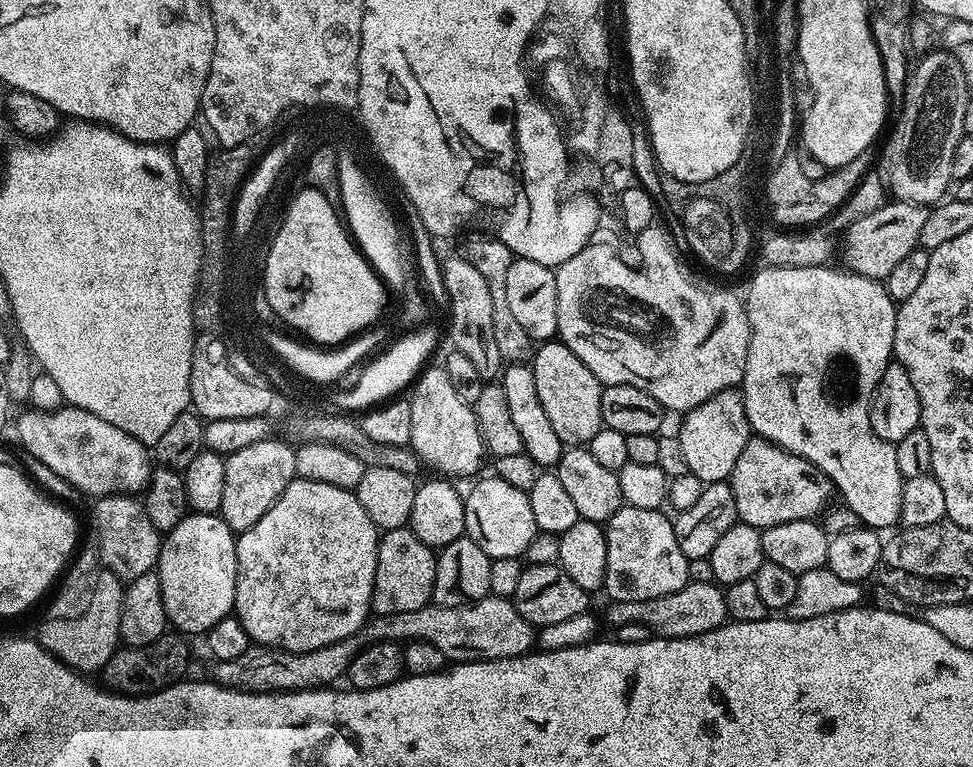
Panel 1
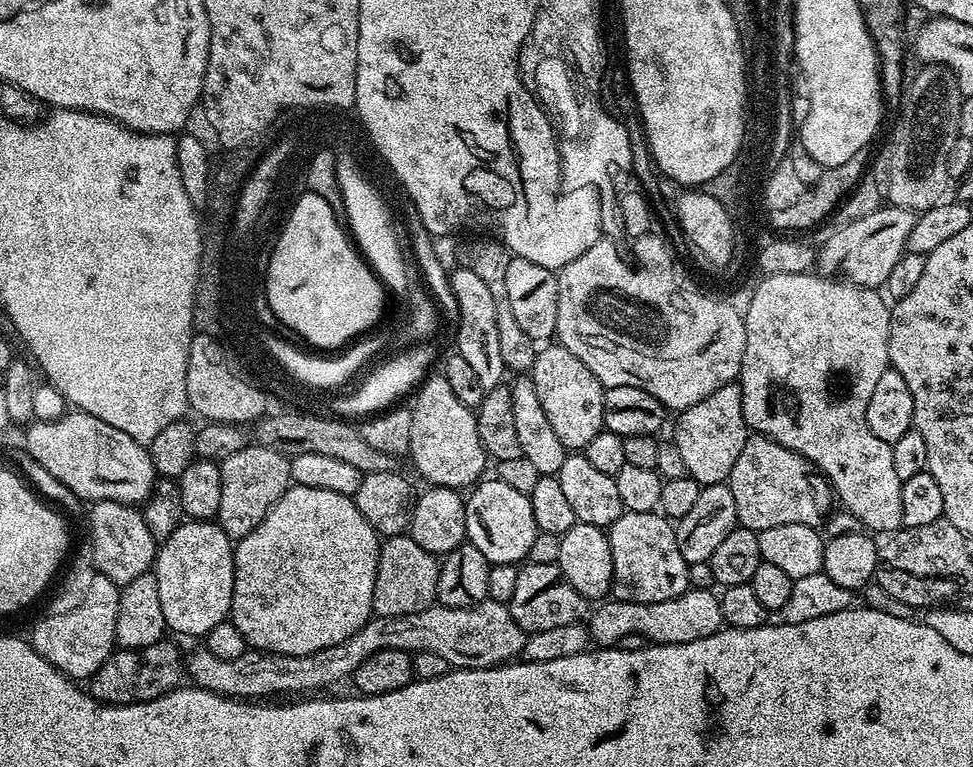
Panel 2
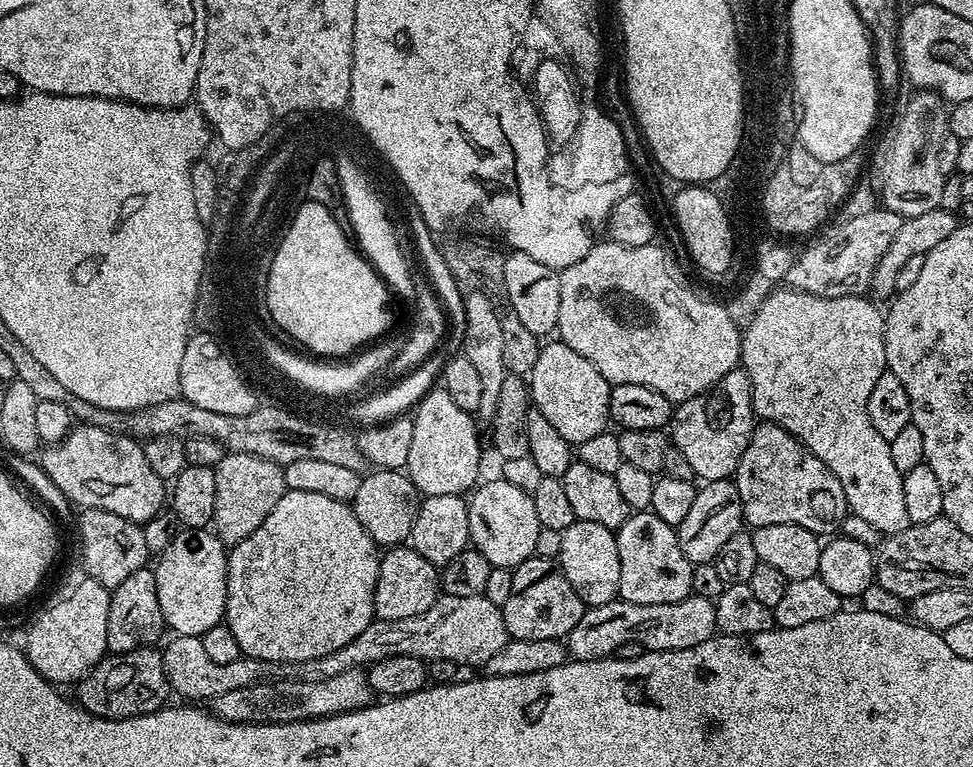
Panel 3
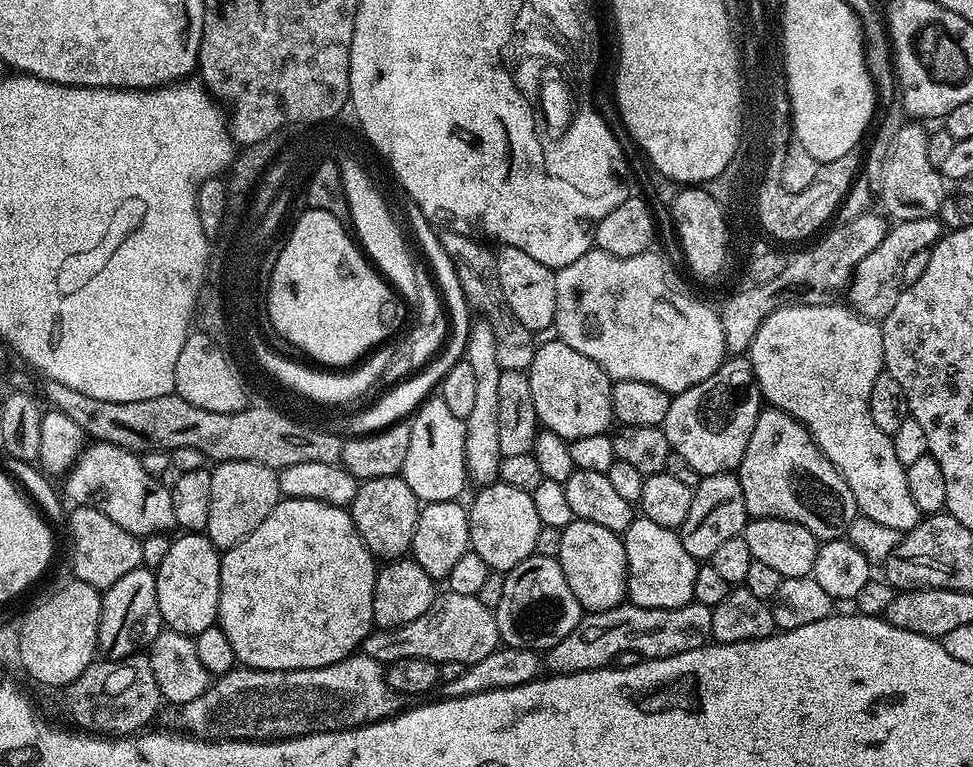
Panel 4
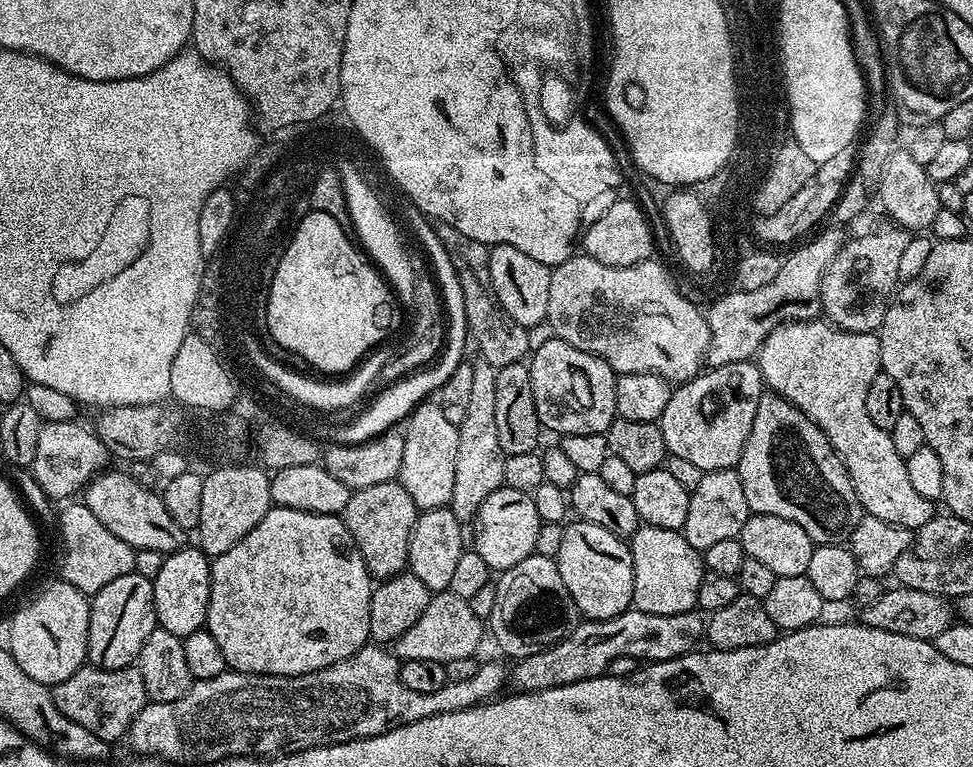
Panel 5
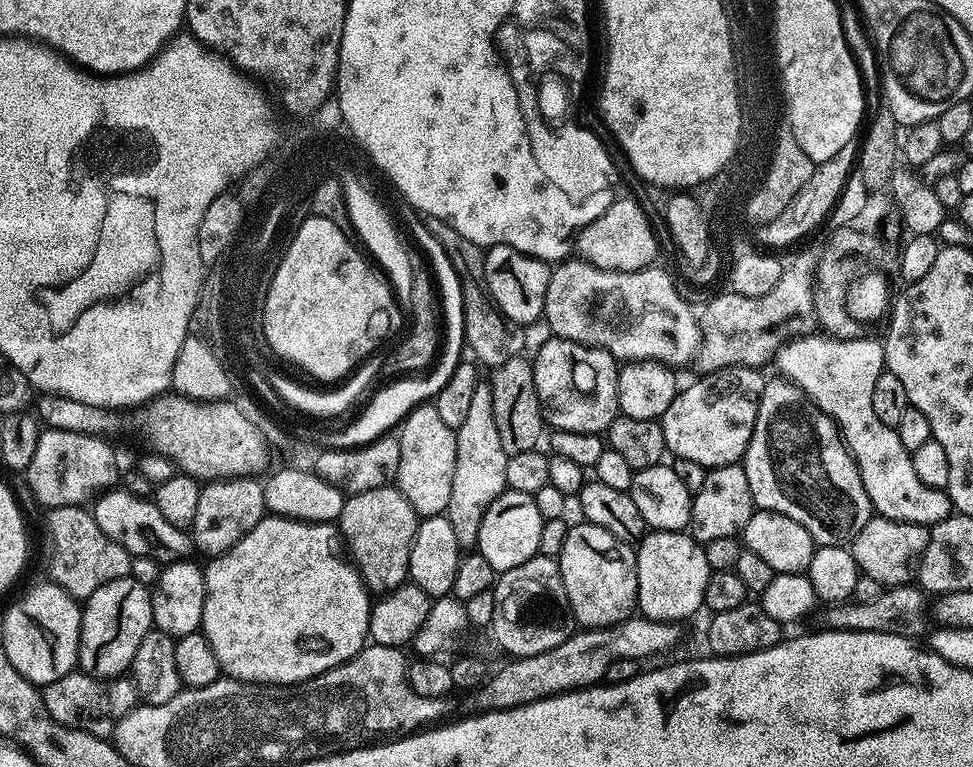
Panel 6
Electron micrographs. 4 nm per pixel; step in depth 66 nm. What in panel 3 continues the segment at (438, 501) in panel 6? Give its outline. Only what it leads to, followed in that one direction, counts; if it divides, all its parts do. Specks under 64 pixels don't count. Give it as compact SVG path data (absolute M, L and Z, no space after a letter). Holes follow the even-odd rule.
M436 386L420 399L414 409L412 421L414 439L410 441L406 474L414 482L416 491L424 496L464 496L471 493L481 479L480 438L476 434L477 421L473 413L462 410L442 386Z

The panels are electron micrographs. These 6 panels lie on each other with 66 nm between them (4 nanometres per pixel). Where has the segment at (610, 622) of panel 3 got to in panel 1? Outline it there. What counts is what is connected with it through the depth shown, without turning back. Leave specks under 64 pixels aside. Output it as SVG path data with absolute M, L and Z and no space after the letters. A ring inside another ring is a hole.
M689 582L674 594L662 594L662 598L650 598L642 602L622 602L617 600L609 603L608 614L613 625L626 622L642 622L642 626L650 626L657 637L665 640L681 640L698 634L712 632L722 627L729 619L725 589L713 582Z

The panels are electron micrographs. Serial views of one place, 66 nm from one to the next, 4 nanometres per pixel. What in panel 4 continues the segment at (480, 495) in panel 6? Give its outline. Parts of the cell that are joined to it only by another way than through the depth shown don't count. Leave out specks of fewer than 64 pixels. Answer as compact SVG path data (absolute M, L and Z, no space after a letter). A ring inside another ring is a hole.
M476 318L471 321L468 340L464 344L463 359L470 362L476 375L474 407L464 419L466 426L466 466L468 479L476 486L487 486L500 475L500 447L498 446L498 378L502 369L498 366L498 354L494 351L494 330L487 320Z

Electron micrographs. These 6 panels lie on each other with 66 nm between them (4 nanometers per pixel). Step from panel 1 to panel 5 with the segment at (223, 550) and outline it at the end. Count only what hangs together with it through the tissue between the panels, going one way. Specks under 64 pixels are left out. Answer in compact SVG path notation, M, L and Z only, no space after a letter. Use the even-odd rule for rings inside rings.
M185 546L176 552L167 553L162 562L162 570L158 570L158 574L151 580L157 625L181 638L205 627L208 622L211 581L210 558L199 547Z

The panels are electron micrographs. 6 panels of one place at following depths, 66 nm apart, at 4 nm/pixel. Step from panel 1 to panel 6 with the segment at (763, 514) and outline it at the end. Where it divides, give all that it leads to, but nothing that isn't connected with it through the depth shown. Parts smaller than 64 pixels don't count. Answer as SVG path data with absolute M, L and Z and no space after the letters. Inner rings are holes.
M787 378L779 379L769 379L765 383L758 402L752 437L742 461L746 470L746 482L750 482L753 505L766 512L777 512L786 514L786 518L794 518L798 526L806 526L817 545L851 545L862 526L866 526L866 522L874 515L856 460L849 452L835 420L816 407L804 395L799 384Z

